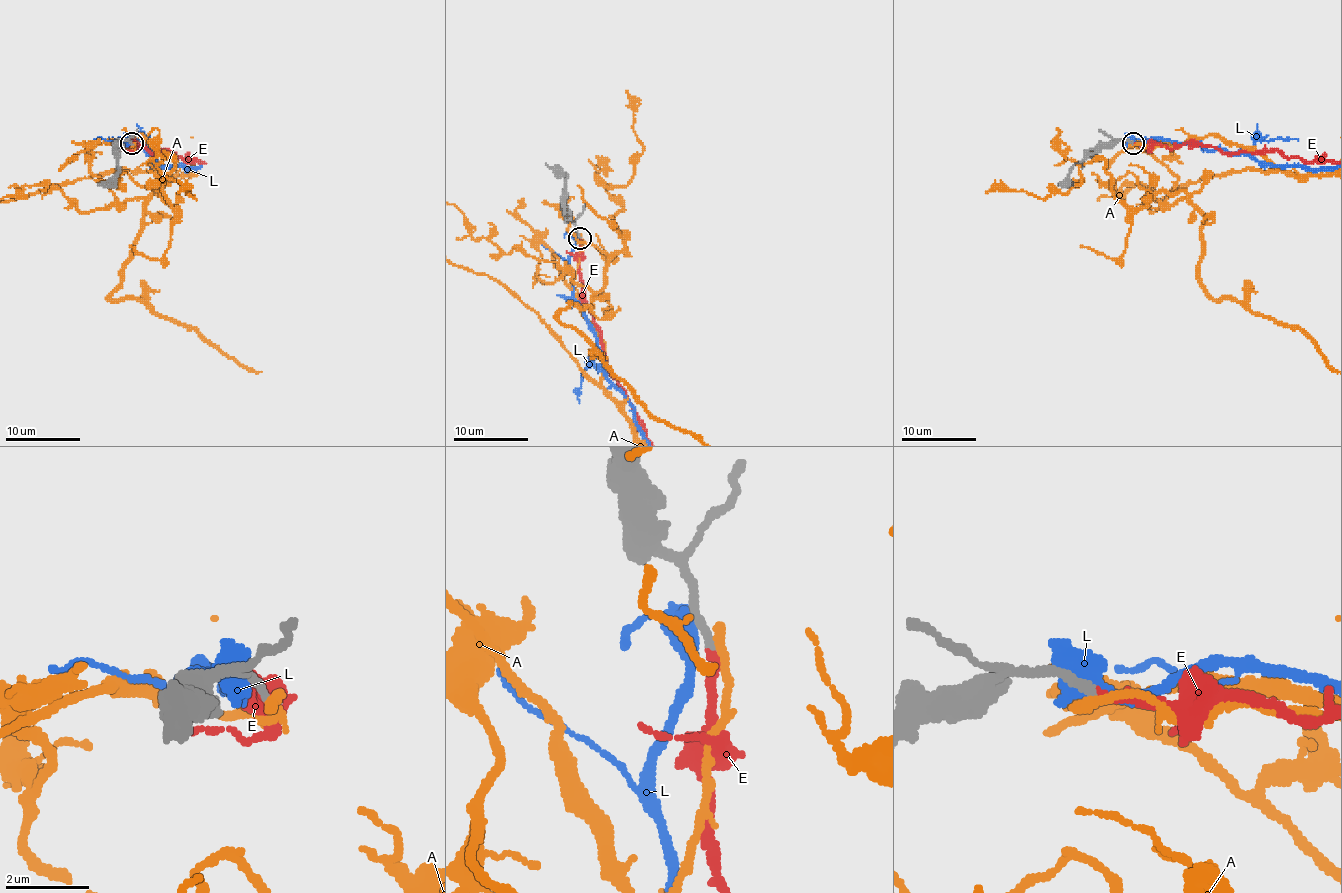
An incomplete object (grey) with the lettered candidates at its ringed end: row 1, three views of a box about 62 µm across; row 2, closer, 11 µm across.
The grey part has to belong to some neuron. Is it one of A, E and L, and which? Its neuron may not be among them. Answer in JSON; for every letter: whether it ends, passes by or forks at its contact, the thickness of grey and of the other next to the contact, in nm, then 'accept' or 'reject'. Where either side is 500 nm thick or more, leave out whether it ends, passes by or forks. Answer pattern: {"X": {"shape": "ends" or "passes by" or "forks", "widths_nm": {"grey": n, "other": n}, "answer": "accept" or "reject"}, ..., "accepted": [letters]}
{"A": {"shape": "ends", "widths_nm": {"grey": 200, "other": 280}, "answer": "reject"}, "E": {"shape": "ends", "widths_nm": {"grey": 200, "other": 220}, "answer": "accept"}, "L": {"widths_nm": {"grey": 300, "other": 600}, "answer": "reject"}, "accepted": ["E"]}

